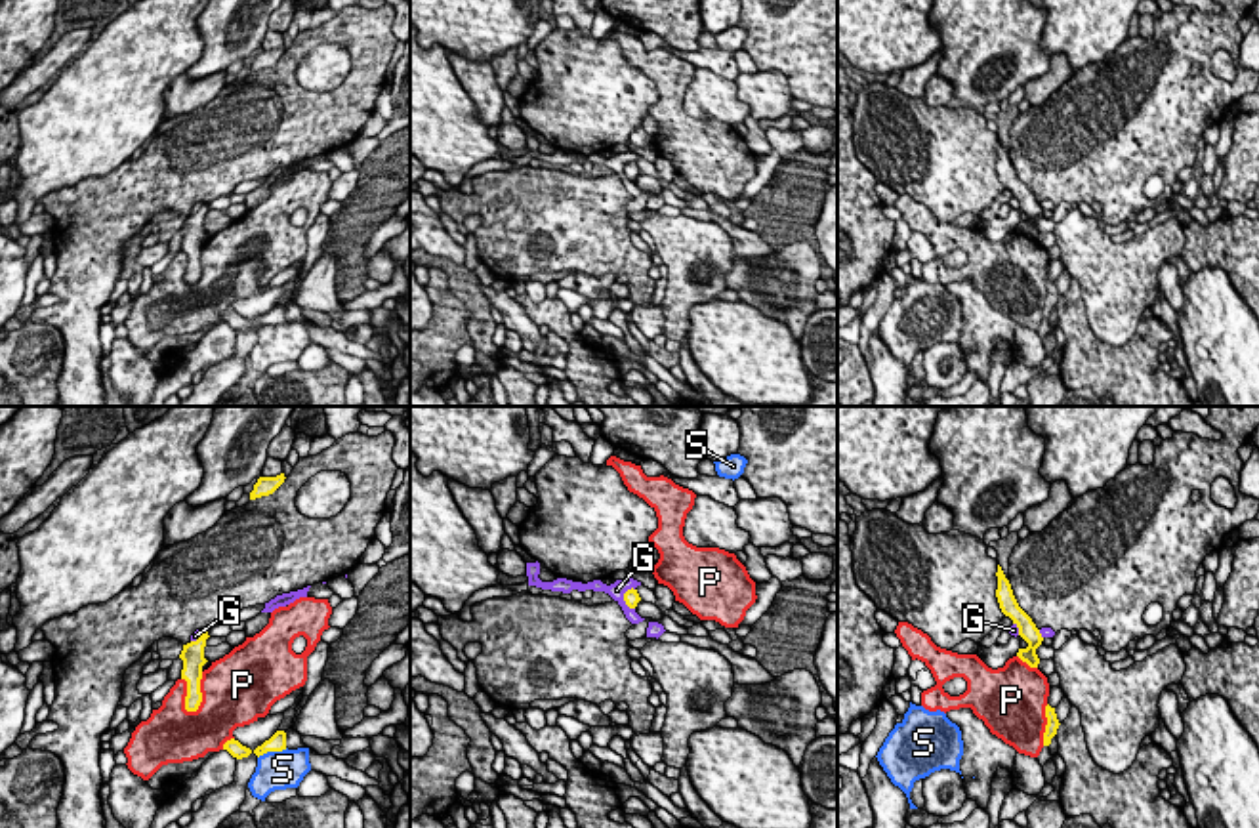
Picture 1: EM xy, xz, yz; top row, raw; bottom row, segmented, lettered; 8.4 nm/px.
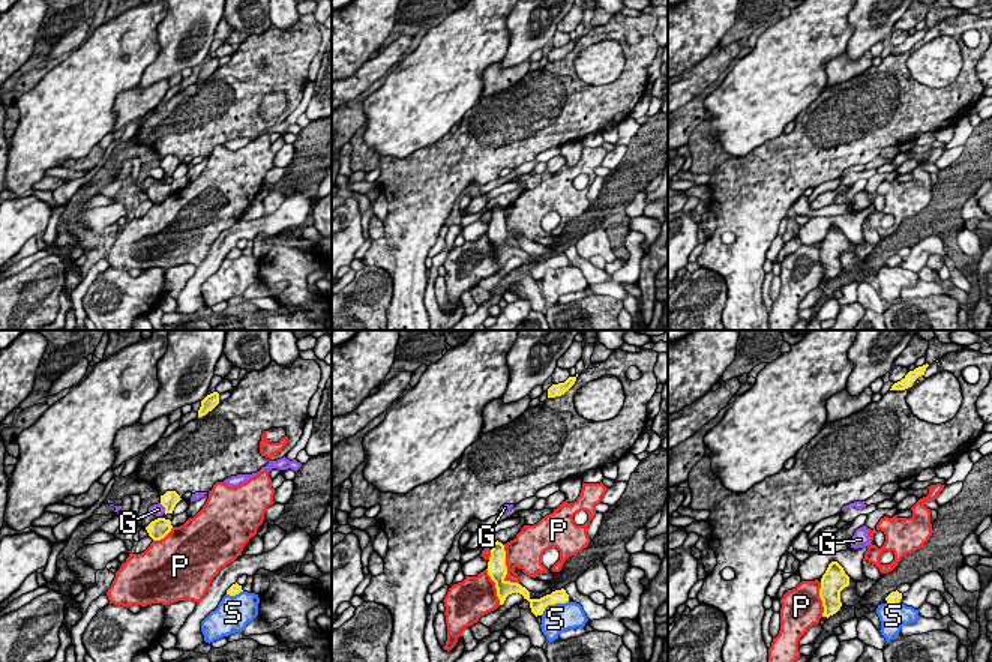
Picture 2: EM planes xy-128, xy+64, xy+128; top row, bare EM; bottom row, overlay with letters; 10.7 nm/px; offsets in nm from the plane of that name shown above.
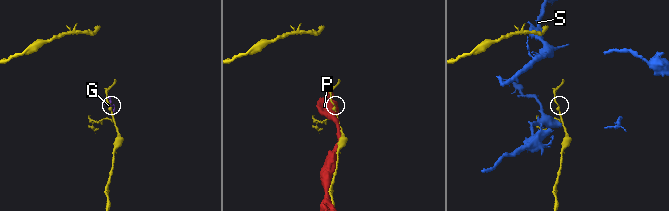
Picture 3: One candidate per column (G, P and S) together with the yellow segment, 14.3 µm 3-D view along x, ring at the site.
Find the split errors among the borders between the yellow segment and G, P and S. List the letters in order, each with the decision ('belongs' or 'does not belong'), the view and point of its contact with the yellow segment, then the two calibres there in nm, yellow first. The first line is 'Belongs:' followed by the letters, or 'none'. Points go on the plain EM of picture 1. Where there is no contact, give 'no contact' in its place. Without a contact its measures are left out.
Belongs: none
G: does not belong | xz (624, 172) | 130/140 nm
P: does not belong | xy (201, 268) | 170/480 nm
S: does not belong | xy (271, 323) | 160/320 nm

